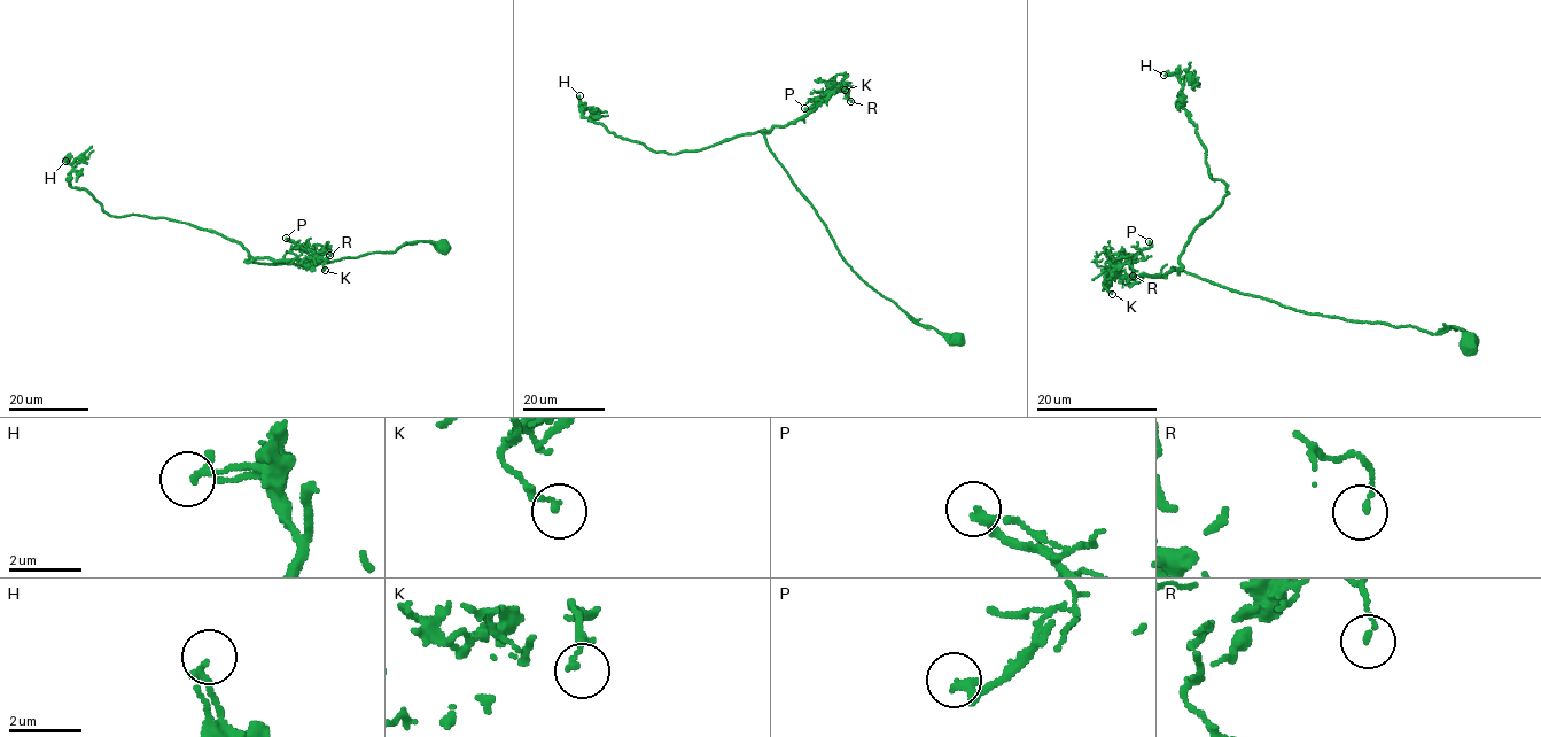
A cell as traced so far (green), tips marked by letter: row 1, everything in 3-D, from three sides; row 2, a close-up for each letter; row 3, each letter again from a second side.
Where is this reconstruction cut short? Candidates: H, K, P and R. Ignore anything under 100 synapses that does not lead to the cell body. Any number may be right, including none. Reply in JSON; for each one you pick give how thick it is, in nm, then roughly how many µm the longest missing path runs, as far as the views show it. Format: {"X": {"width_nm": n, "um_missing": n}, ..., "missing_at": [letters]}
{"missing_at": []}

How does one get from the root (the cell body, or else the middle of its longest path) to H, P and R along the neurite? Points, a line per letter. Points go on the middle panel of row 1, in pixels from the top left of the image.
H: (957, 338), (919, 325), (853, 269), (770, 149), (769, 130), (653, 152), (583, 117), (580, 95)
P: (957, 338), (919, 325), (853, 269), (770, 149), (762, 131), (802, 119), (829, 91), (804, 108)
R: (957, 338), (919, 325), (853, 269), (762, 132), (802, 119), (833, 93), (843, 91), (850, 101)

